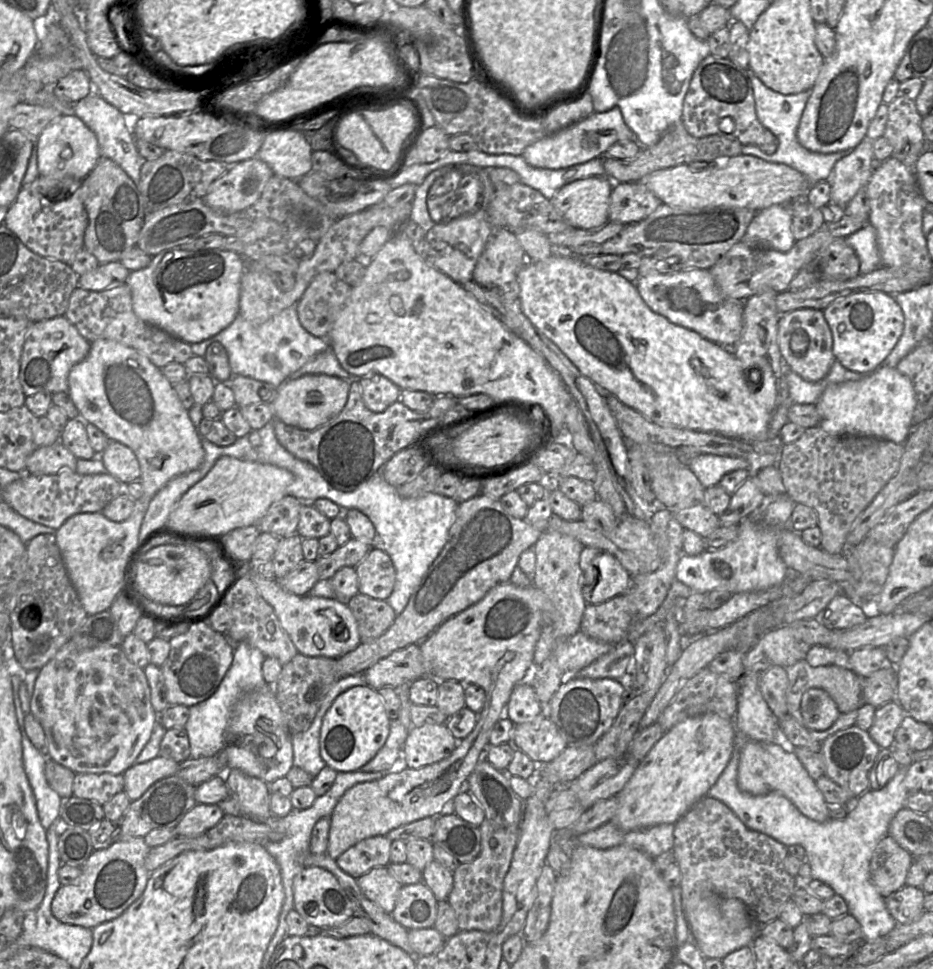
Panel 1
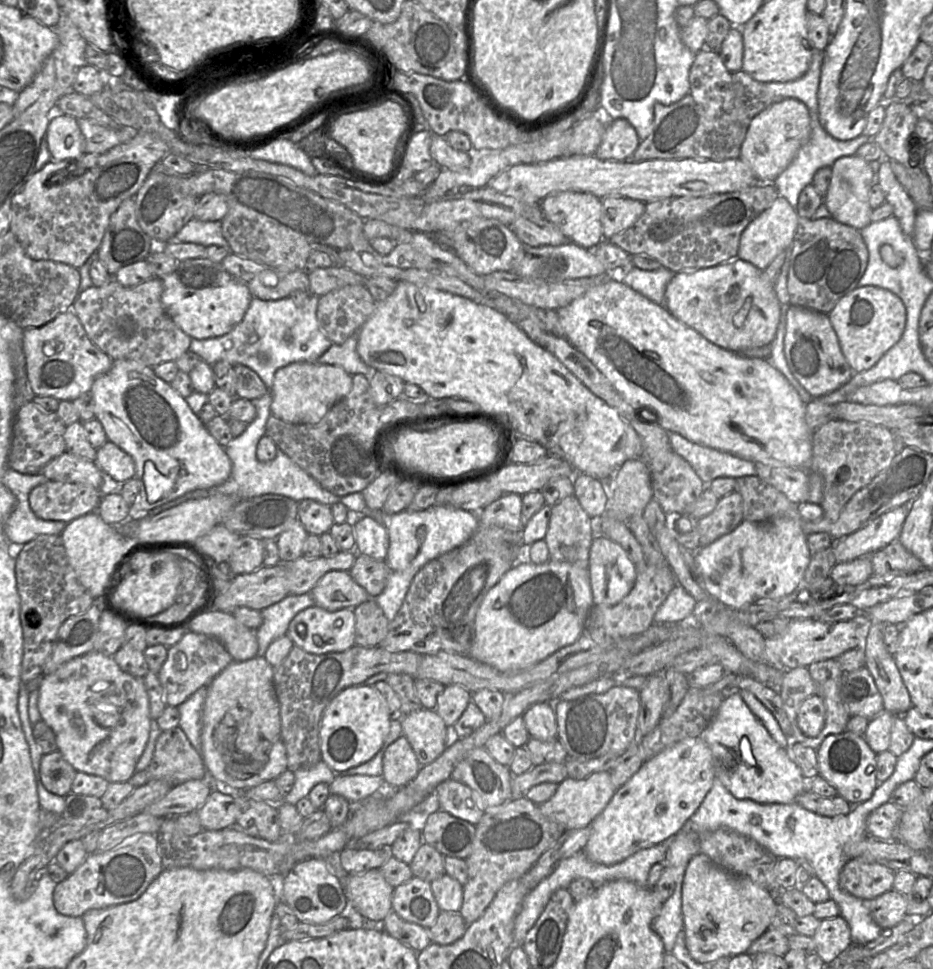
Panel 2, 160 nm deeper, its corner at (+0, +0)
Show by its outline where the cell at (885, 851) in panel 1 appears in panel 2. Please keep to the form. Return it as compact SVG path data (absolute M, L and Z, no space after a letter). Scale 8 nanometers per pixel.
M861 857L850 859L839 876L840 887L864 900L871 900L893 889L895 872Z

